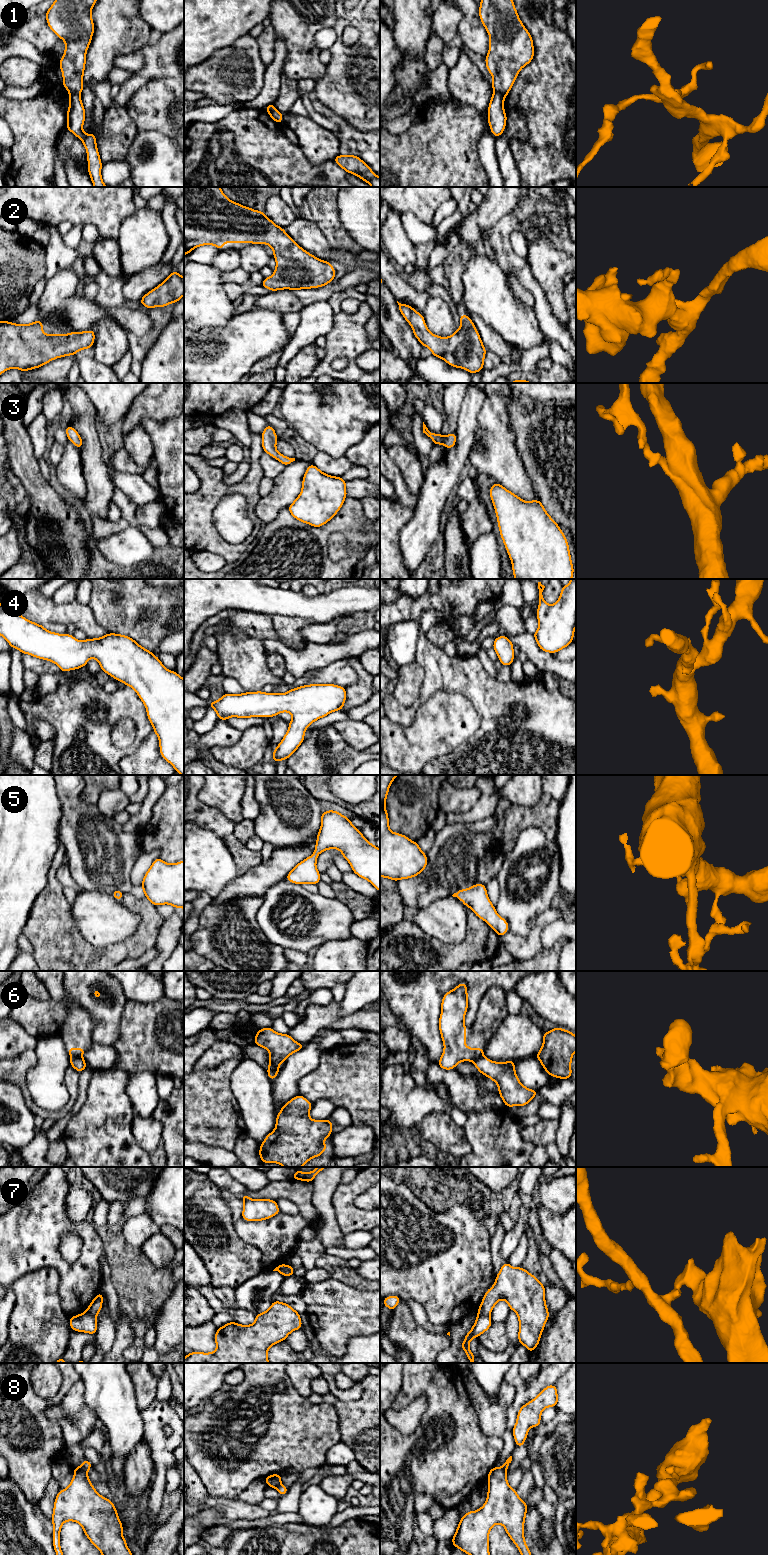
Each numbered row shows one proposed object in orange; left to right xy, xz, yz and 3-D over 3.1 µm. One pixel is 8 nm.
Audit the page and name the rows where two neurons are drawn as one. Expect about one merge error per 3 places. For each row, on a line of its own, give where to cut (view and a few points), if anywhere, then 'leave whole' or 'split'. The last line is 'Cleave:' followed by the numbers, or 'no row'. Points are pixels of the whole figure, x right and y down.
1: cut xy (69, 92), (75, 92), (79, 95); split
2: cut none; leave whole
3: cut none; leave whole
4: cut none; leave whole
5: cut none; leave whole
6: cut xy (71, 1056), (81, 1057); split
7: cut xz (288, 1265), (288, 1271), (285, 1276); split
8: cut xy (79, 1467), (86, 1472); split
Cleave: 1, 6, 7, 8

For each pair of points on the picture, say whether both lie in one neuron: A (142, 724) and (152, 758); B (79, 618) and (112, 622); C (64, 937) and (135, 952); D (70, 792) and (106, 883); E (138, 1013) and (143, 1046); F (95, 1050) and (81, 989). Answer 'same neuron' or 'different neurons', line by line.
A: different neurons
B: different neurons
C: same neuron
D: same neuron
E: same neuron
F: different neurons

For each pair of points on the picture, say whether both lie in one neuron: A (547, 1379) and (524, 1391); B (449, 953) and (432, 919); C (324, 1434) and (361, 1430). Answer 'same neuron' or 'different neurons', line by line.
A: same neuron
B: different neurons
C: different neurons

